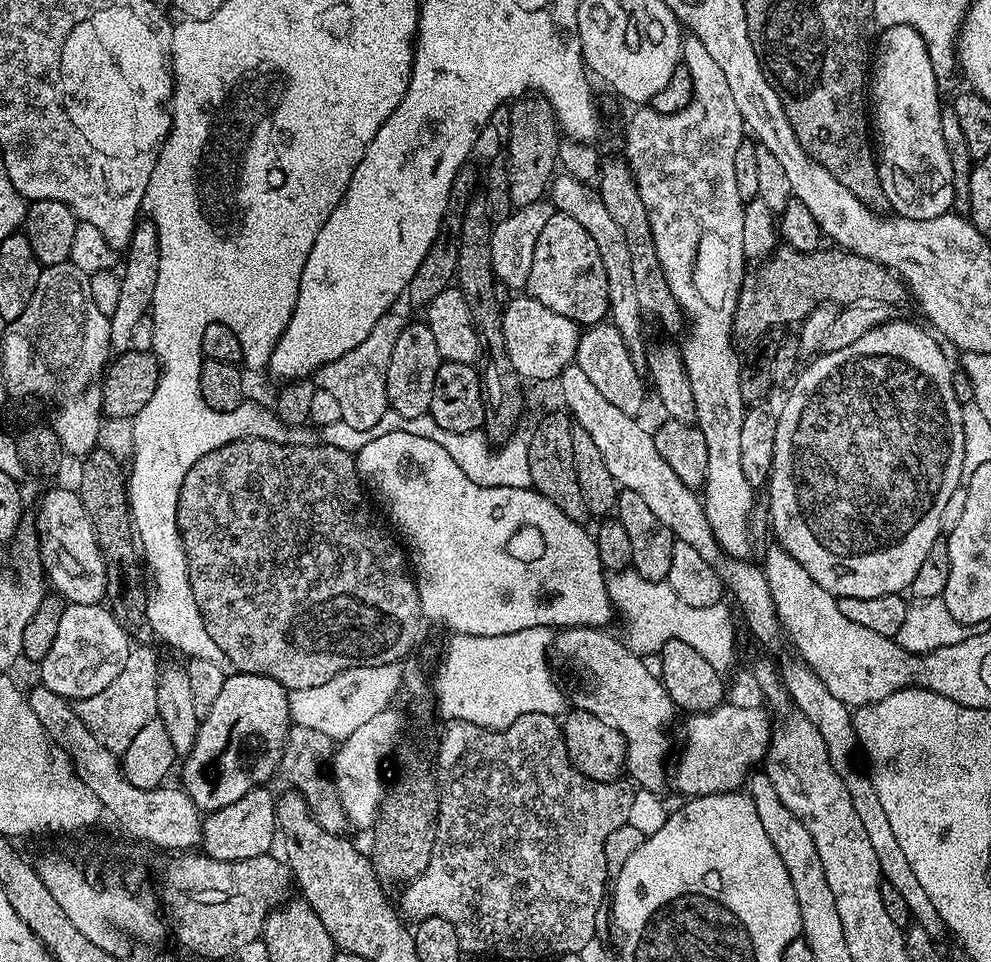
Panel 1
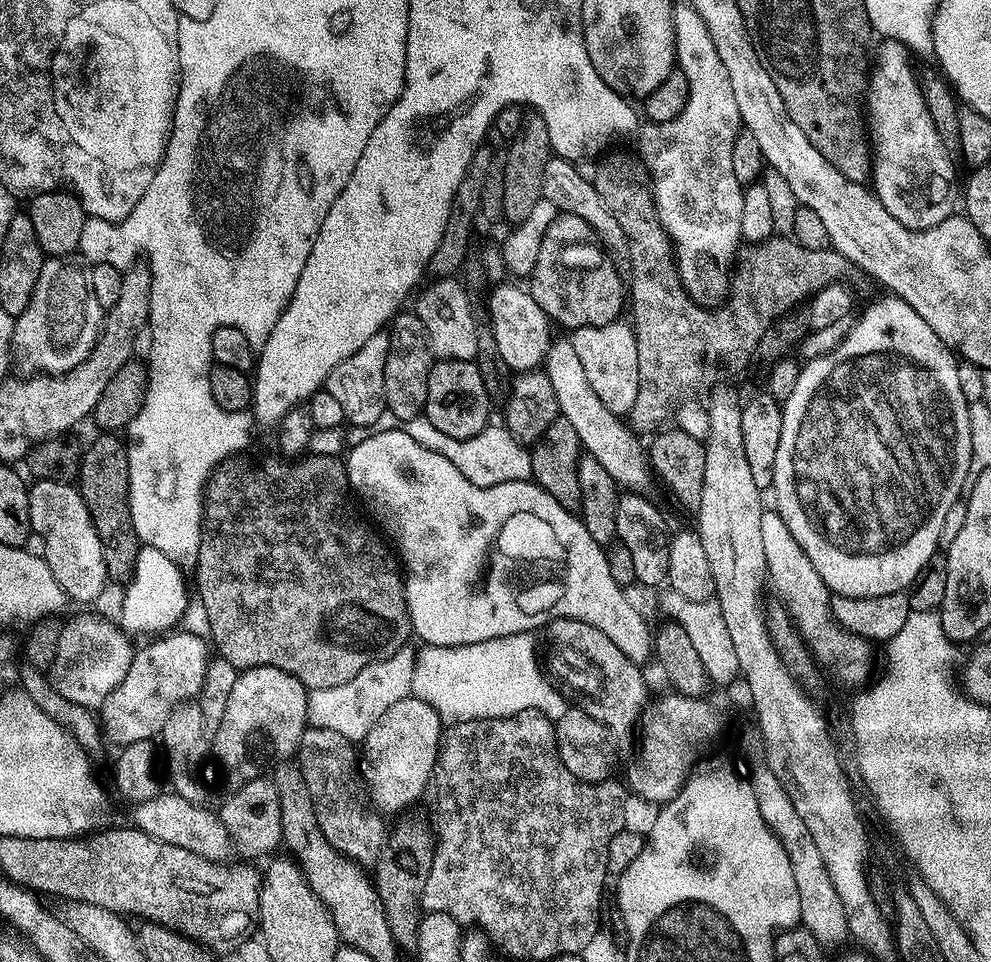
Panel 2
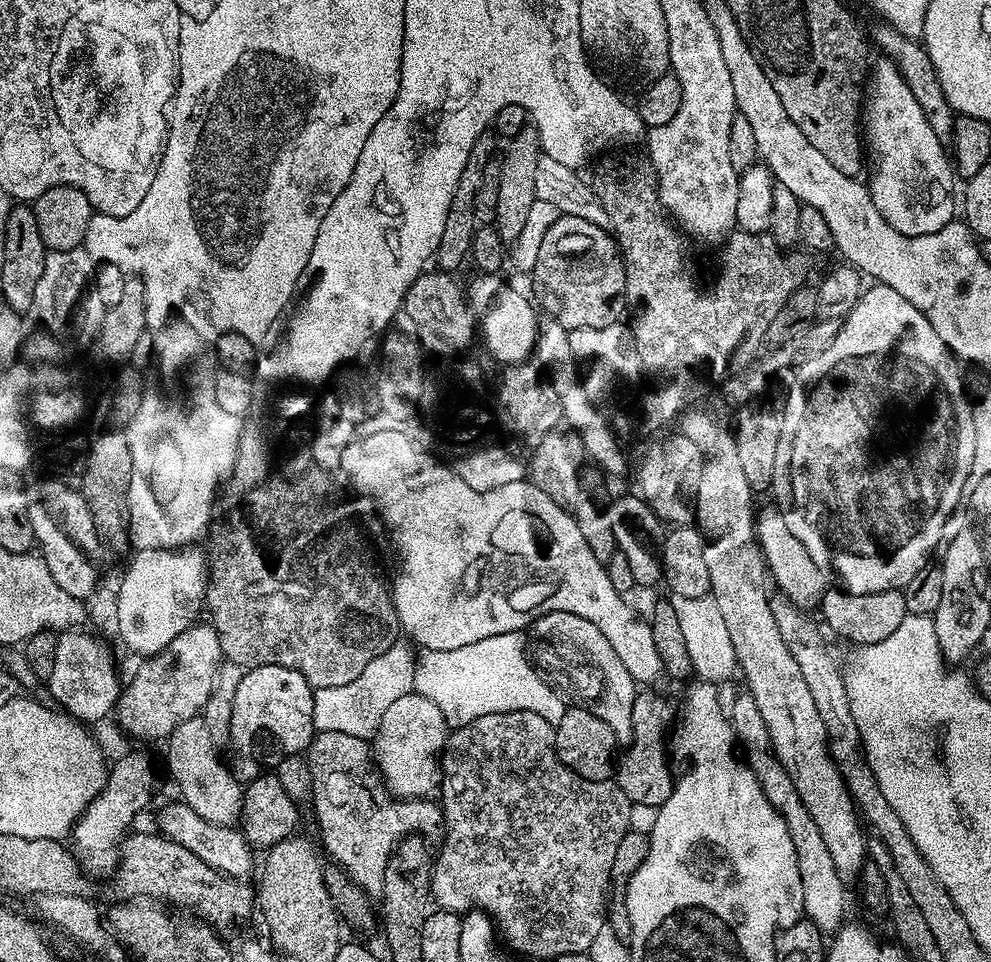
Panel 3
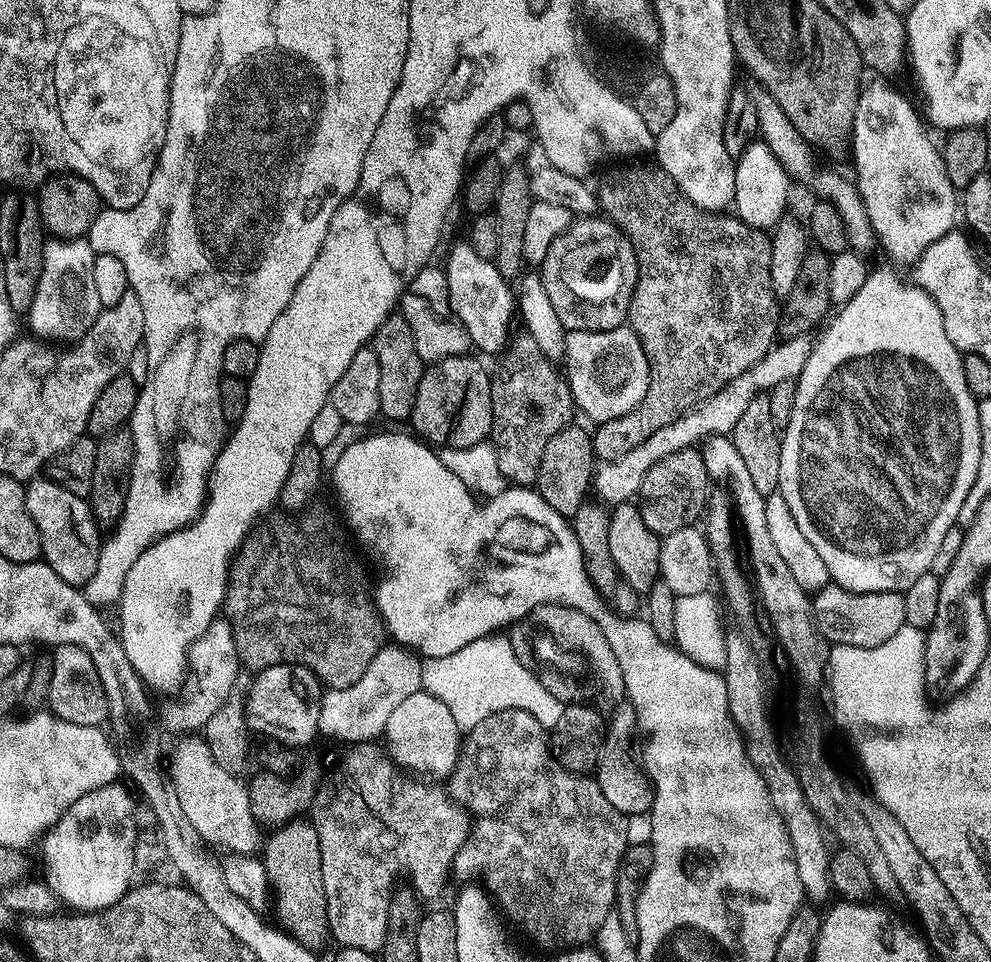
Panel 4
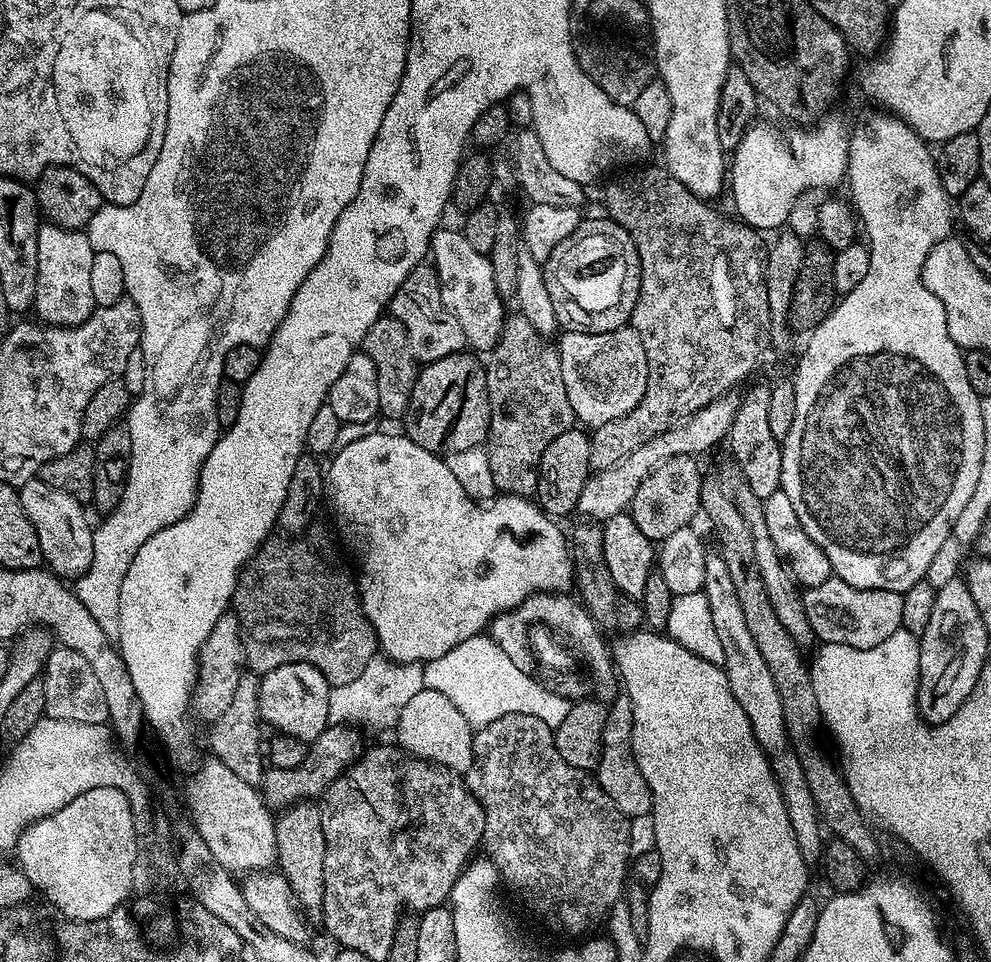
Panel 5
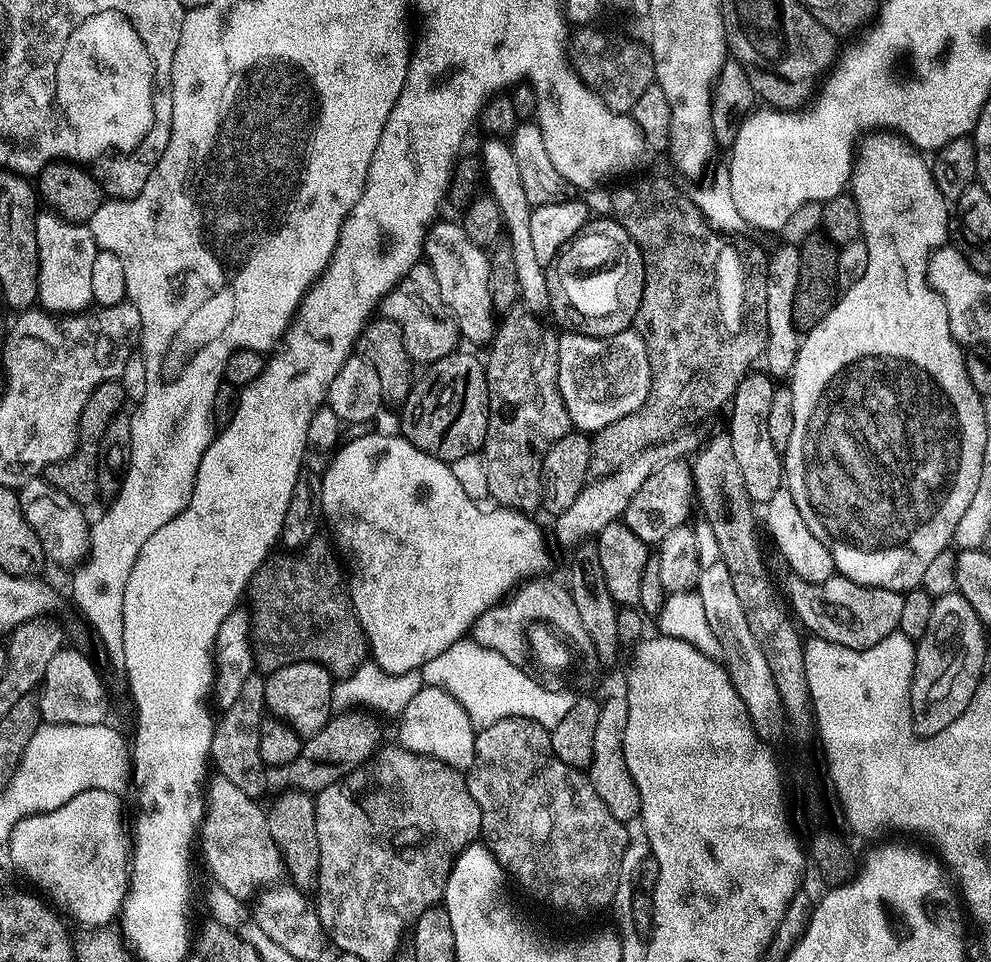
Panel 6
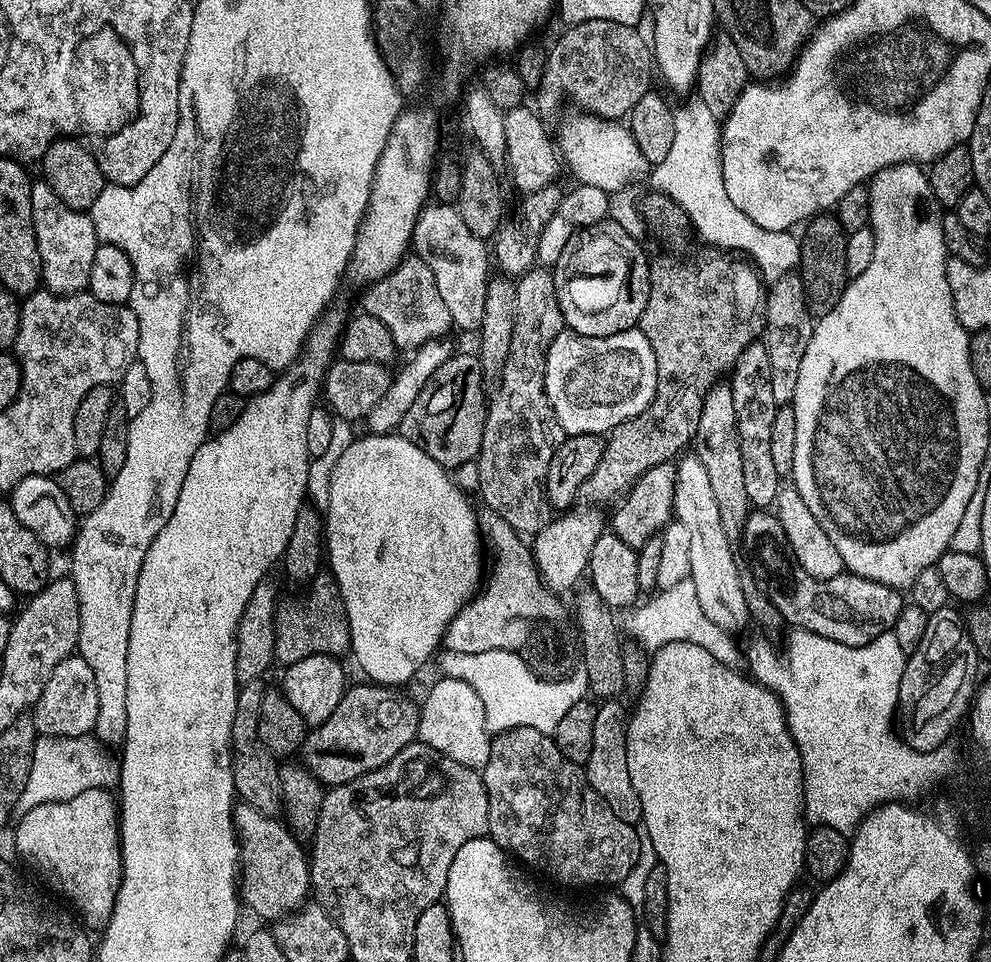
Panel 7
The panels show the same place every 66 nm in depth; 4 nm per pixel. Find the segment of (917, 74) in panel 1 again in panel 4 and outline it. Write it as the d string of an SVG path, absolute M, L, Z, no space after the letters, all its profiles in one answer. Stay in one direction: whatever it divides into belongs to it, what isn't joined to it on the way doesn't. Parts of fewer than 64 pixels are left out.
M876 78L873 84L865 83L860 90L850 145L851 159L856 159L854 183L866 206L879 243L885 244L892 252L905 252L911 258L916 258L929 244L938 242L938 238L957 227L958 189L952 185L950 178L946 178L941 149L937 141L935 144L928 137L928 132L924 129L925 121L922 116L920 121L915 106L898 89L883 82L888 83Z

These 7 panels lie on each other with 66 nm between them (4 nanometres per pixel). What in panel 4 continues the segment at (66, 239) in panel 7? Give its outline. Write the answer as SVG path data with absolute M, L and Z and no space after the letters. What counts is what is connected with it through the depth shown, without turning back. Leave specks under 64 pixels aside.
M52 238L45 243L38 290L26 314L33 337L45 342L56 342L52 340L75 342L84 337L90 326L94 326L102 311L92 273L92 263L96 255L84 238L78 240Z

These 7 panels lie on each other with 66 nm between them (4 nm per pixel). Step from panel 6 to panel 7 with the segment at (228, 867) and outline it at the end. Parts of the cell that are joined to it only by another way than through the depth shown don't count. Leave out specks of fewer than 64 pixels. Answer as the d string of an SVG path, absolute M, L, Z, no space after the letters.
M243 802L235 805L232 814L240 845L238 891L247 911L249 908L254 915L271 922L280 922L293 915L310 896L309 857L305 849L304 852L300 849L301 841L277 820Z

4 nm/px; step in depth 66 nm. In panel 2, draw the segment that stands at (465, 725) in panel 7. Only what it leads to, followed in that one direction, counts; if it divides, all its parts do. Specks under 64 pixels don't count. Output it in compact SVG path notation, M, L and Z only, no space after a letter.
M408 695L395 702L364 736L364 776L368 779L371 807L377 813L398 812L407 804L429 791L440 753L442 721L440 715L426 702Z

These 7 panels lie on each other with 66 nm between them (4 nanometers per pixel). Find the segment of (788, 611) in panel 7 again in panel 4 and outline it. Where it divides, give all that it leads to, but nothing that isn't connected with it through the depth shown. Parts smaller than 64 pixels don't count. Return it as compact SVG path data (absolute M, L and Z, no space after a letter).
M829 582L812 596L812 613L816 629L828 640L829 645L873 648L882 646L891 636L902 630L906 618L906 602L902 592L851 592Z

